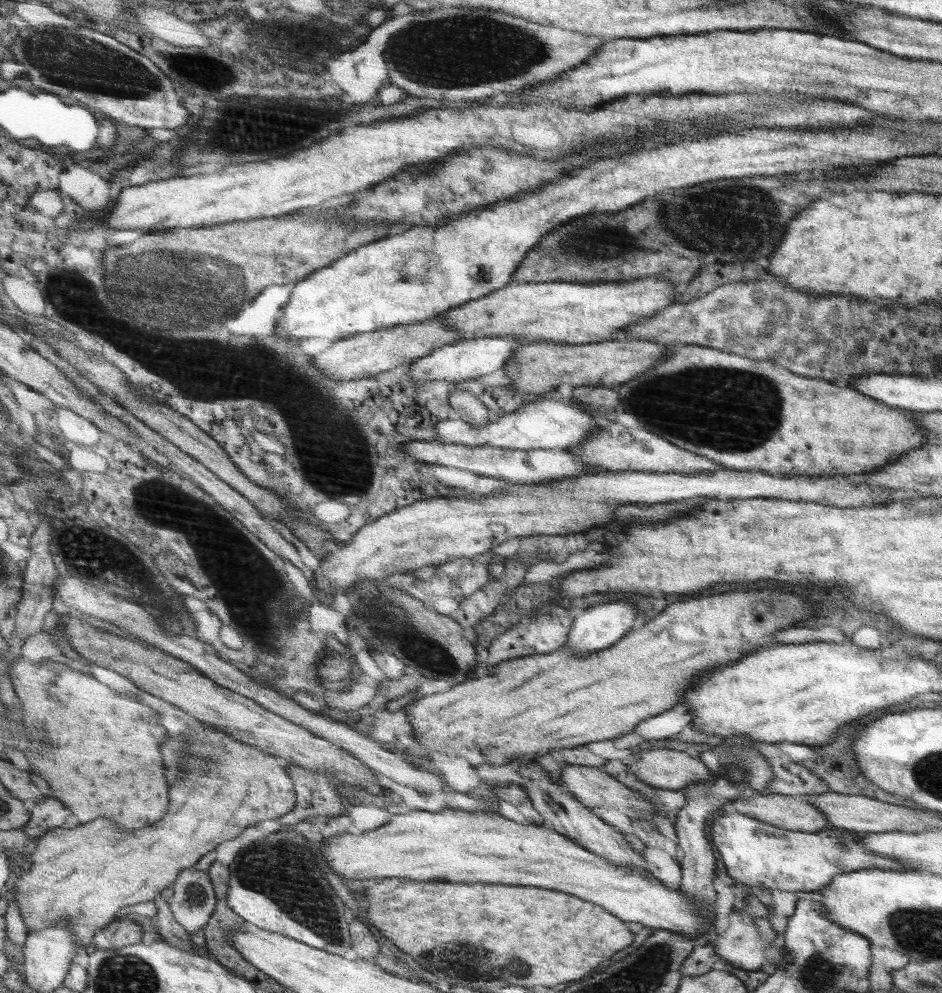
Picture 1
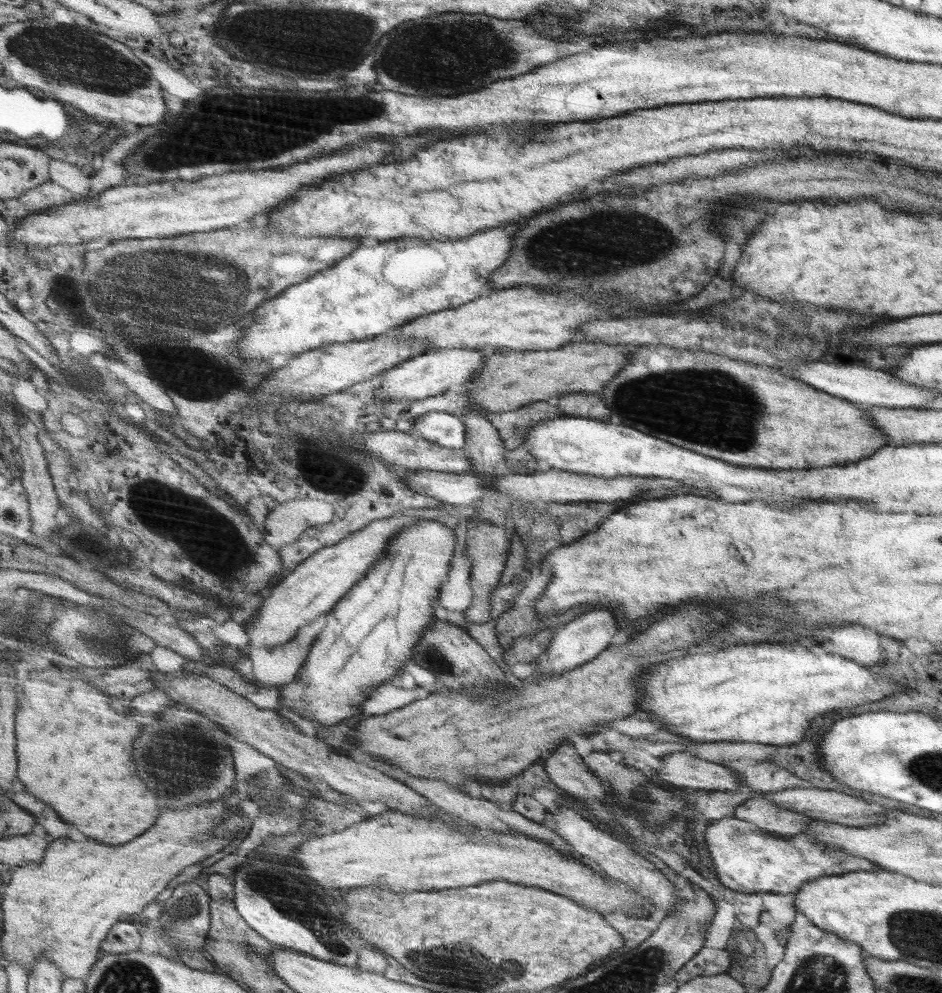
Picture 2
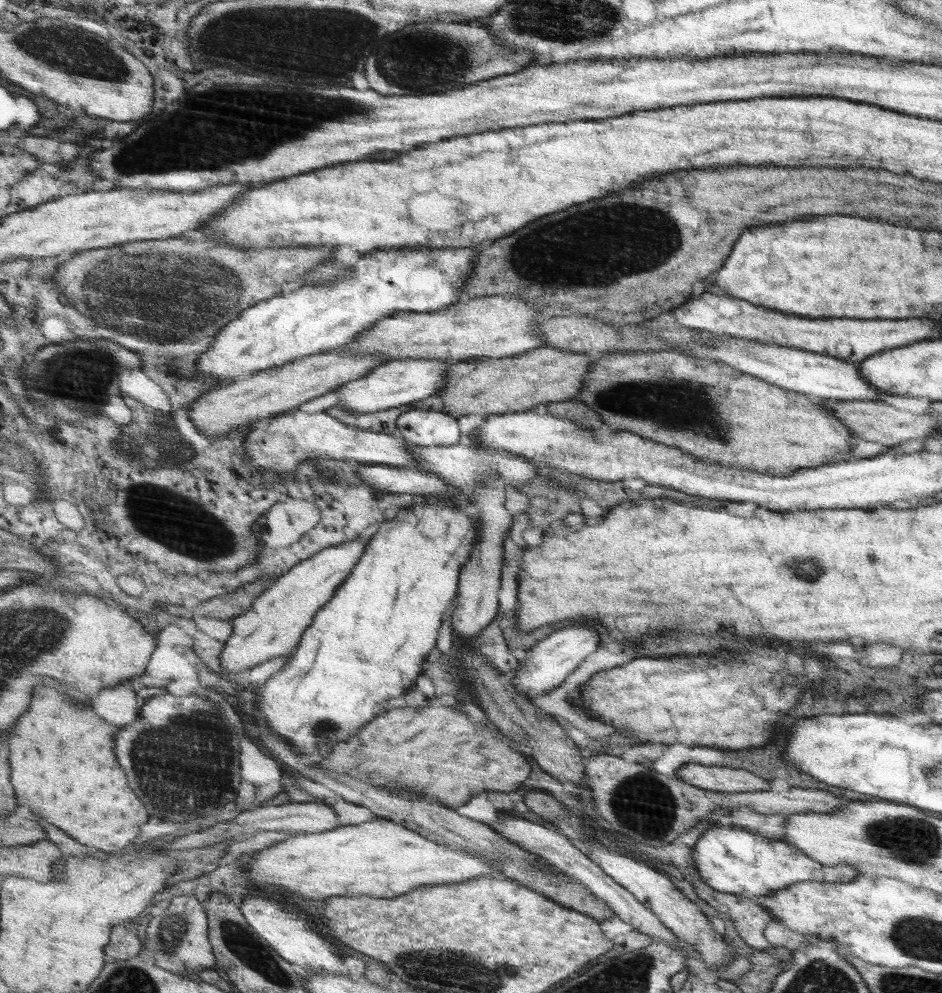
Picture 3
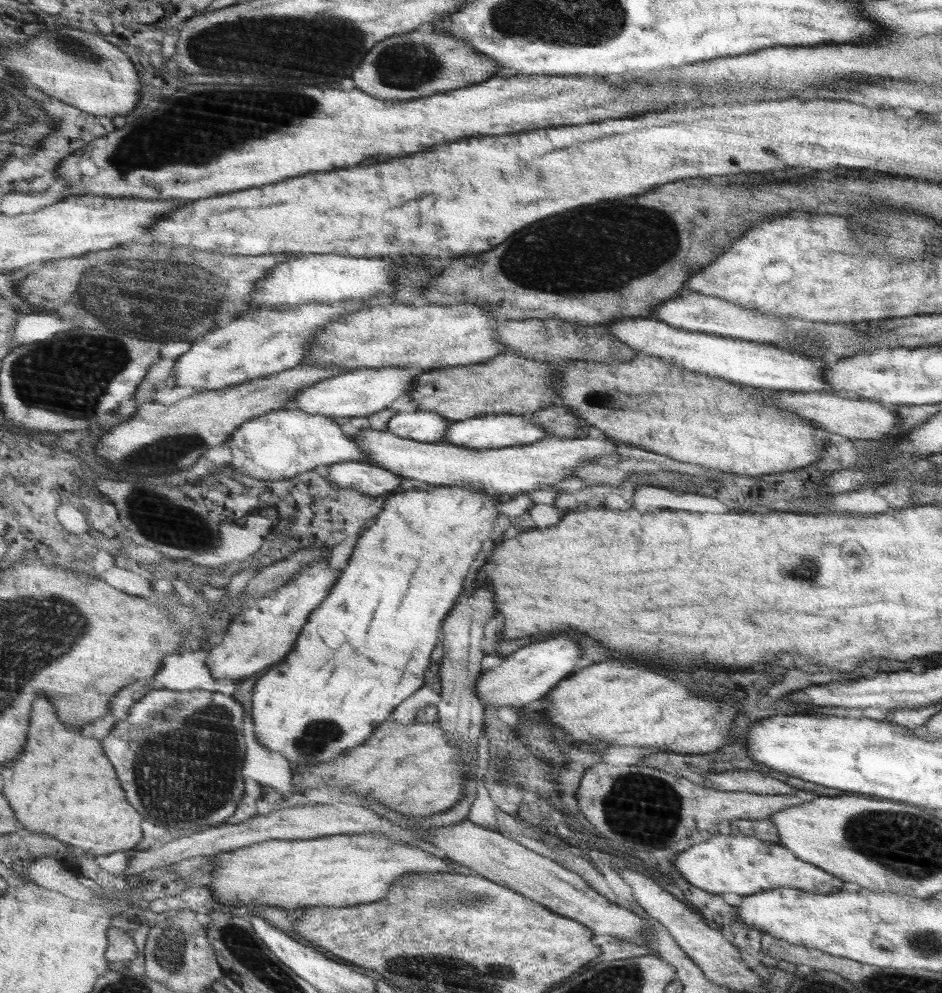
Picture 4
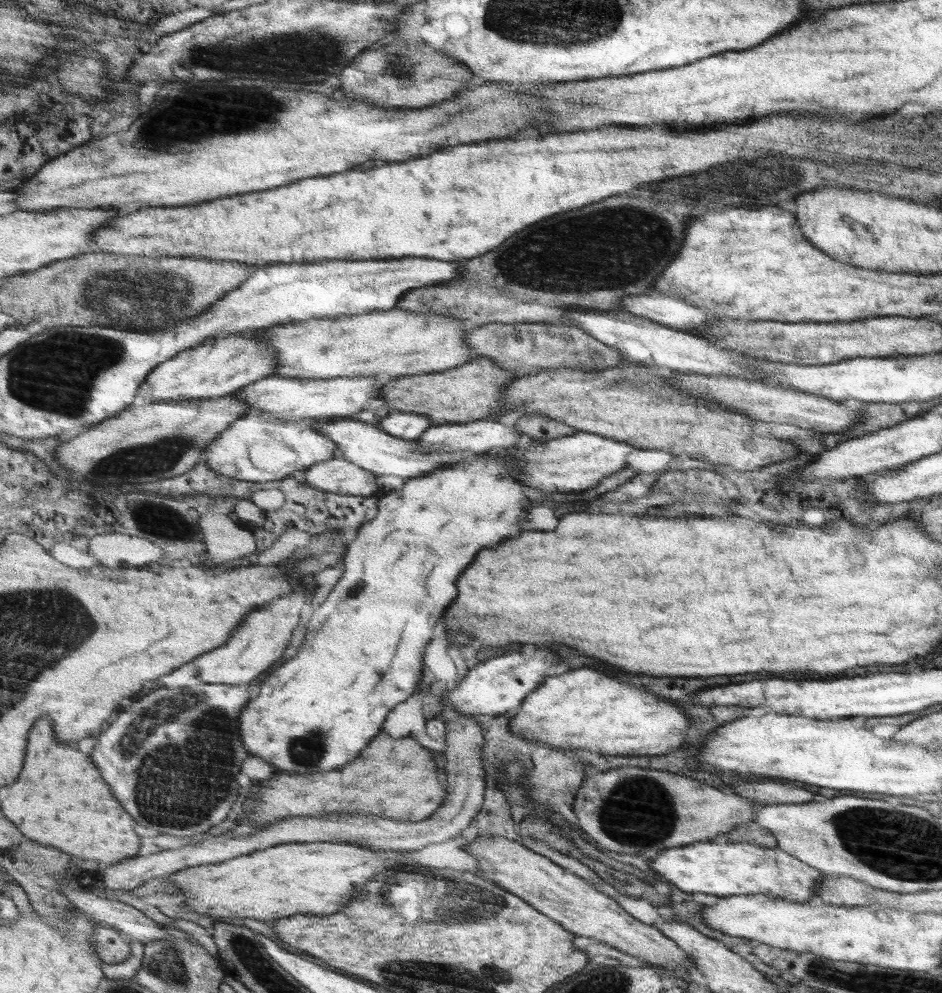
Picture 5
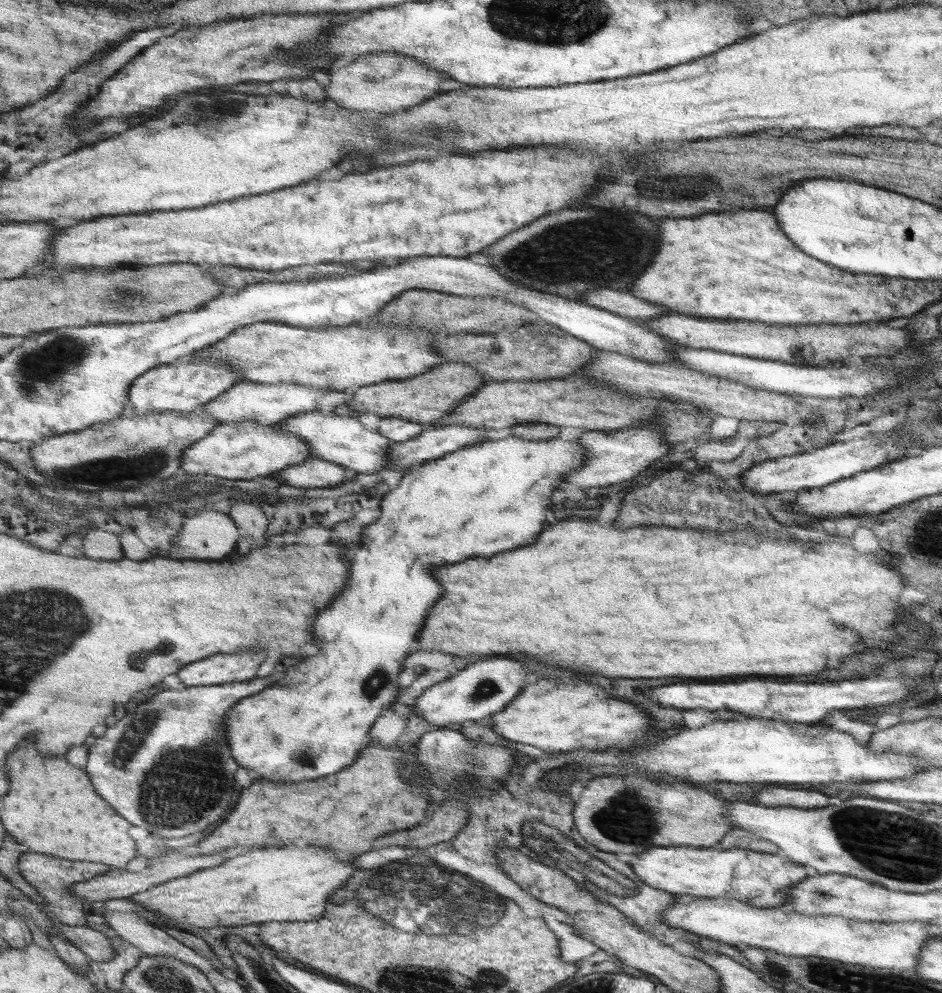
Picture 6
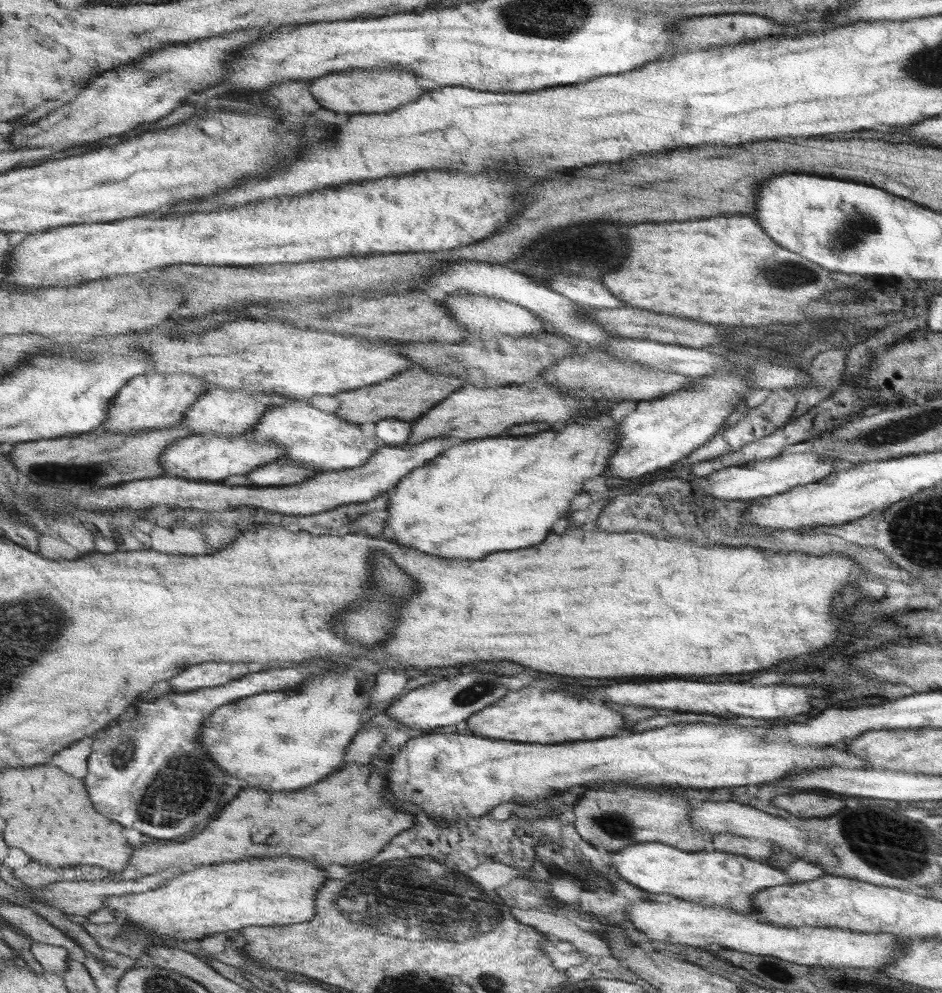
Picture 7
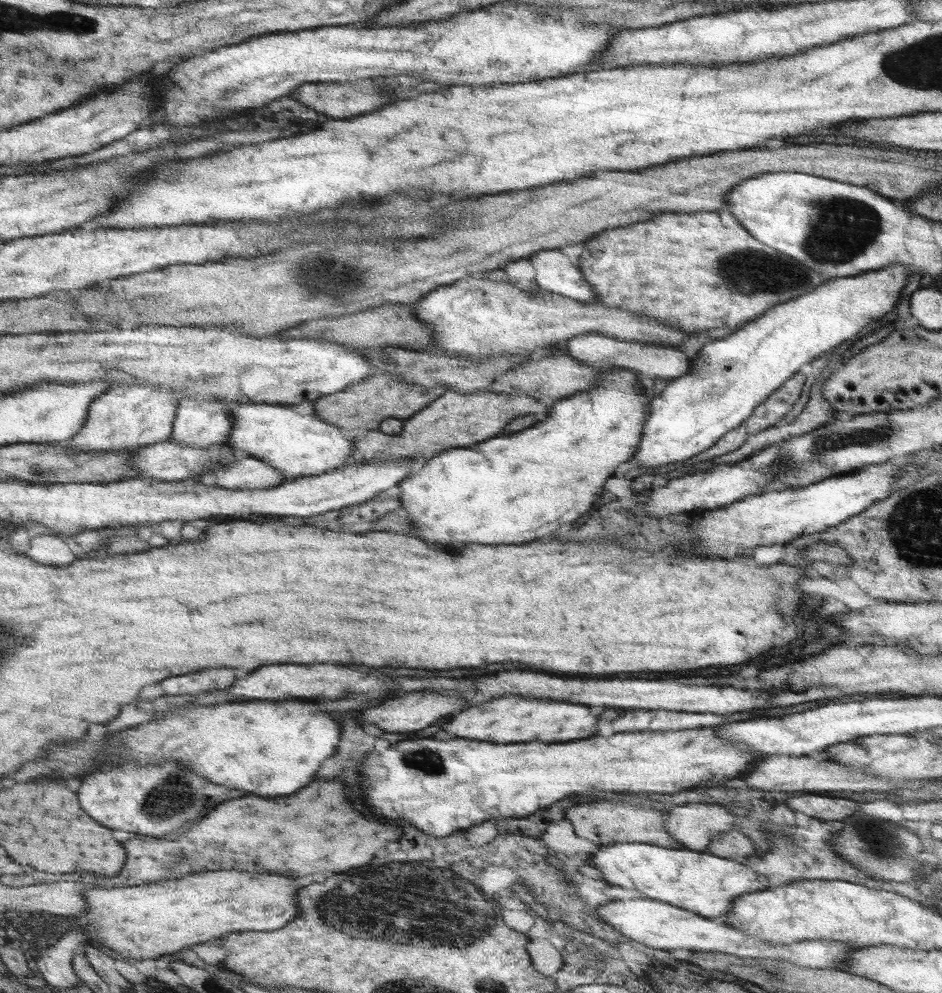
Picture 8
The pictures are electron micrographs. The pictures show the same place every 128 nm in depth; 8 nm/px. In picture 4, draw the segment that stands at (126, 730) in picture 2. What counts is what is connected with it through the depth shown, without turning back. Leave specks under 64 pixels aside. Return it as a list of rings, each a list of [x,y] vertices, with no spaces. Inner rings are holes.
[[[48,696],[38,698],[26,750],[4,766],[4,795],[10,799],[25,828],[32,832],[52,834],[84,848],[83,852],[94,852],[93,857],[135,850],[146,836],[142,830],[146,822],[144,814],[128,802],[118,770],[106,756],[102,740],[94,736],[86,738],[80,728],[68,728],[60,722],[56,710]],[[110,794],[118,798],[112,802],[112,818]]]

